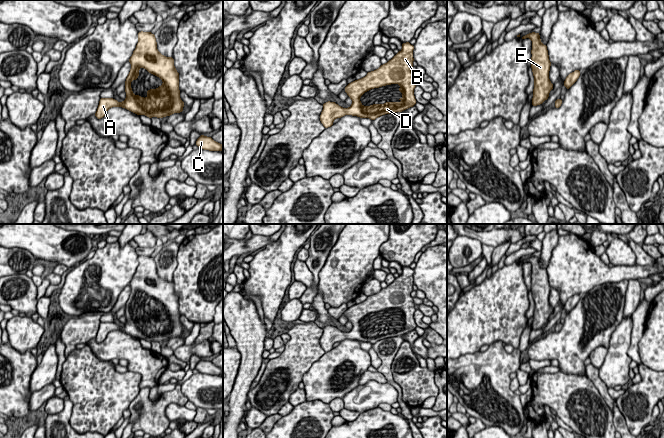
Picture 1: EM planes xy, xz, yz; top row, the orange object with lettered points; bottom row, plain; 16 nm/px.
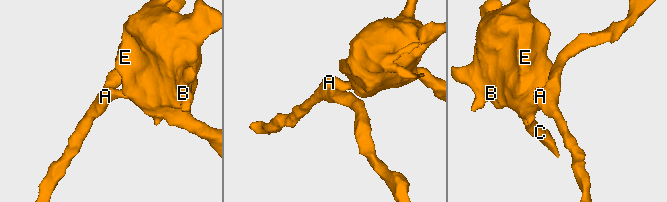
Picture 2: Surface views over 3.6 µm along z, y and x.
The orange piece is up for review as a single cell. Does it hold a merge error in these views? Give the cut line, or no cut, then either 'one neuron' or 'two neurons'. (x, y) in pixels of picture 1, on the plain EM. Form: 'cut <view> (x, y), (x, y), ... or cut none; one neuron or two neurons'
cut none; one neuron

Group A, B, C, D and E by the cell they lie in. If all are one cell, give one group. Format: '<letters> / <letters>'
A B C D E

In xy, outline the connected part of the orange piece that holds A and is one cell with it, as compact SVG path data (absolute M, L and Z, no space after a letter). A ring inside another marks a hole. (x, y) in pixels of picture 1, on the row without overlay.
M138 256L138 262L129 283L131 293L125 305L126 323L119 327L113 322L101 322L95 337L96 342L103 342L111 331L122 331L139 340L159 343L183 336L185 328L180 322L179 297L175 293L174 282L163 280L158 275L155 259L151 256ZM141 291L163 305L155 314L148 314L146 322L136 320L131 312L131 305L138 303Z

